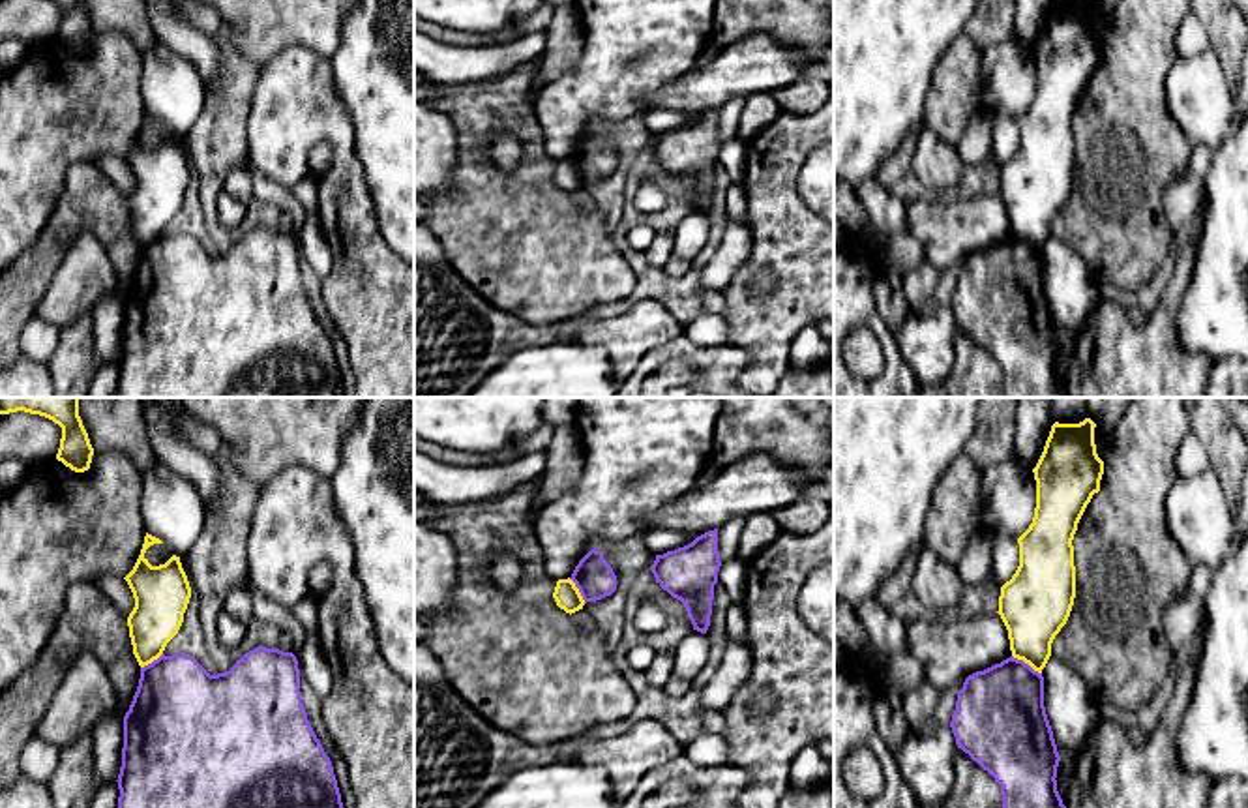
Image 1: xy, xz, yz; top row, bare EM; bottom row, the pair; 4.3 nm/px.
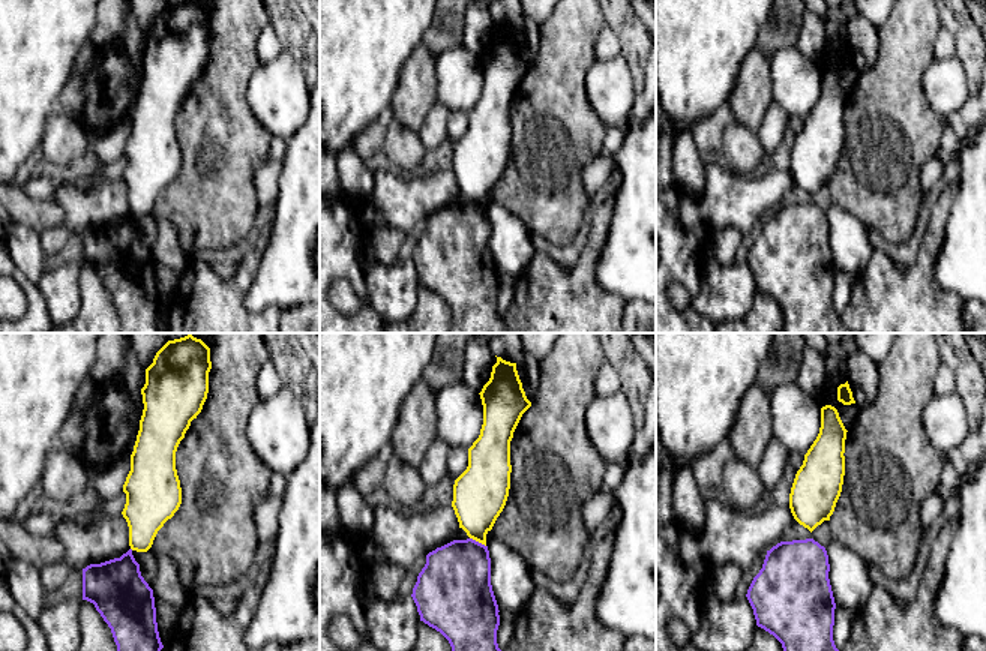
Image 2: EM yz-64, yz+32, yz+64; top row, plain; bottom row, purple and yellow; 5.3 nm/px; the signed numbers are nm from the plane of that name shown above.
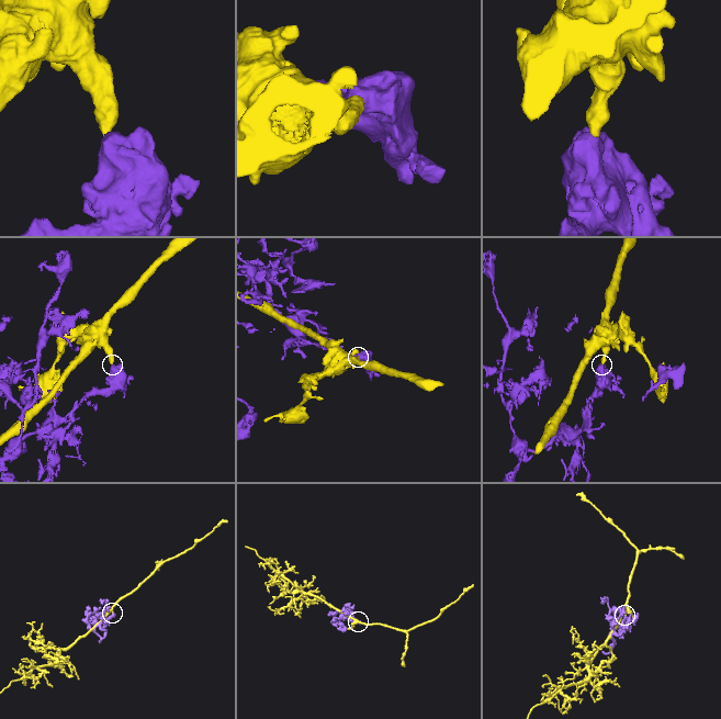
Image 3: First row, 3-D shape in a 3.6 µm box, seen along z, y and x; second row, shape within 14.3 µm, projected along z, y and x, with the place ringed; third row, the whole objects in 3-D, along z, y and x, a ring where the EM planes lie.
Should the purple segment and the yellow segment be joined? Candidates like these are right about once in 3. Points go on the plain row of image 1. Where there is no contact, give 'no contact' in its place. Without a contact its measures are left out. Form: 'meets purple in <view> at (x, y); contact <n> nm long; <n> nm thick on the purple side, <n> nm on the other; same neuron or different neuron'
meets purple in yz at (1027, 244); contact 150 nm long; 380 nm thick on the purple side, 300 nm on the other; different neuron

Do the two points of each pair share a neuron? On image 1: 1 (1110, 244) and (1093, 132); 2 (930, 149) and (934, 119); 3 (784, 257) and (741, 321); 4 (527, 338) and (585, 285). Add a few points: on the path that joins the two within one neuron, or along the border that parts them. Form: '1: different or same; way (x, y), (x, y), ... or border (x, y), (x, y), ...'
1: same; way (1110, 216), (1110, 179), (1099, 160)
2: different; border (924, 124), (954, 147)
3: same; way (784, 276), (784, 291), (759, 315)
4: different; border (499, 310), (534, 325), (555, 325)

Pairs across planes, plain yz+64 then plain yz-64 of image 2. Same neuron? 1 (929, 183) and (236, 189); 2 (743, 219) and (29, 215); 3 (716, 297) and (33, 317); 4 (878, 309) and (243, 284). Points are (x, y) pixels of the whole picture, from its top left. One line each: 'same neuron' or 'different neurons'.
1: different neurons
2: different neurons
3: different neurons
4: same neuron

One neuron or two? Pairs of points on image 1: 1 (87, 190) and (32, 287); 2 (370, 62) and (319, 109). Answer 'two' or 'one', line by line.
1: one
2: two

